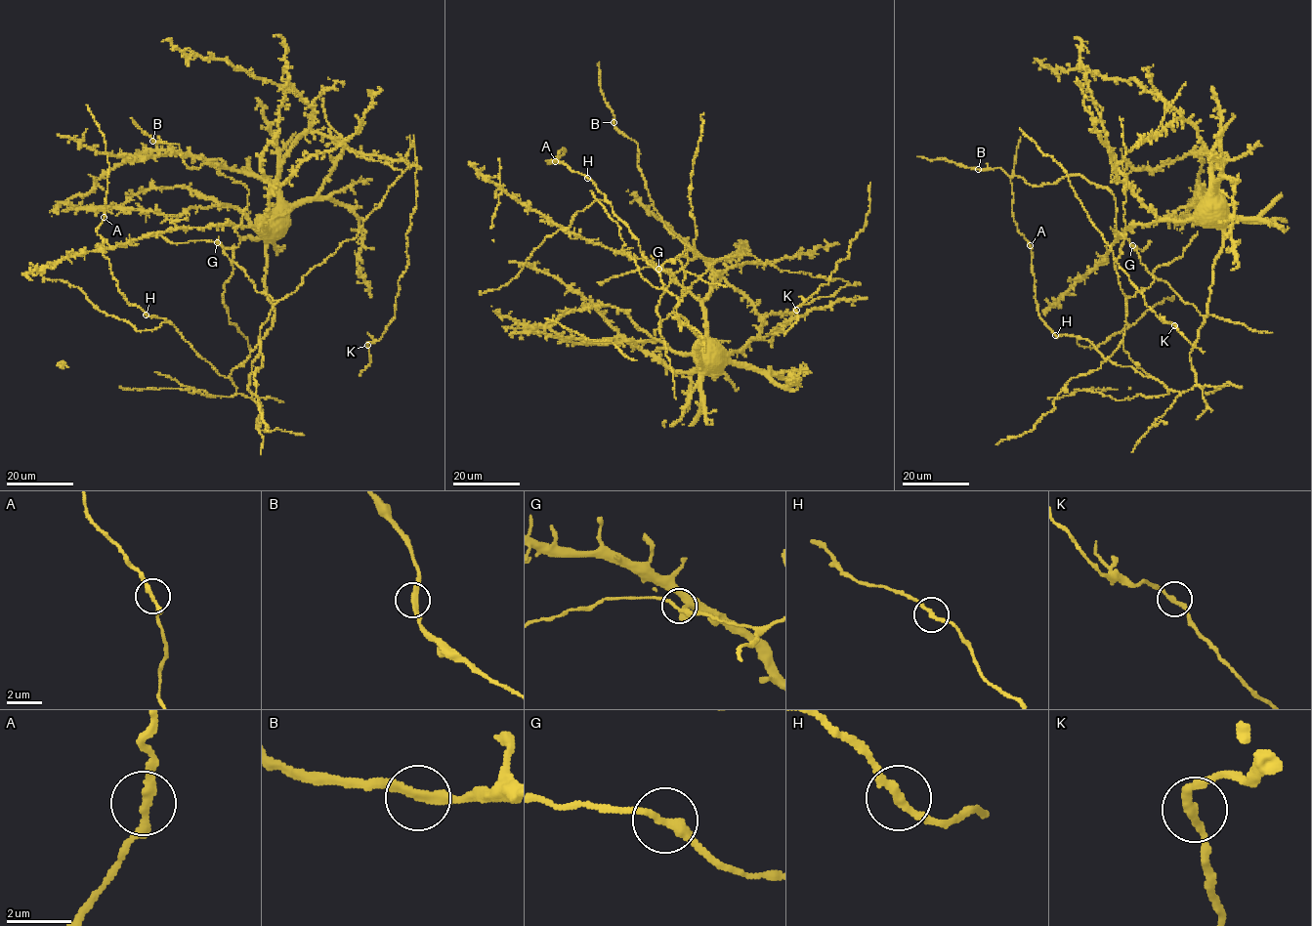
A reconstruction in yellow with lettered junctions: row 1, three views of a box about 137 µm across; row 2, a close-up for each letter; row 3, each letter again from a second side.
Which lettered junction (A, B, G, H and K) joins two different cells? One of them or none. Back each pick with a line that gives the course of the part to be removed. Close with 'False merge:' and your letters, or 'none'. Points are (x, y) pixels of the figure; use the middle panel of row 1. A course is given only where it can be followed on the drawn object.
False merge: none

